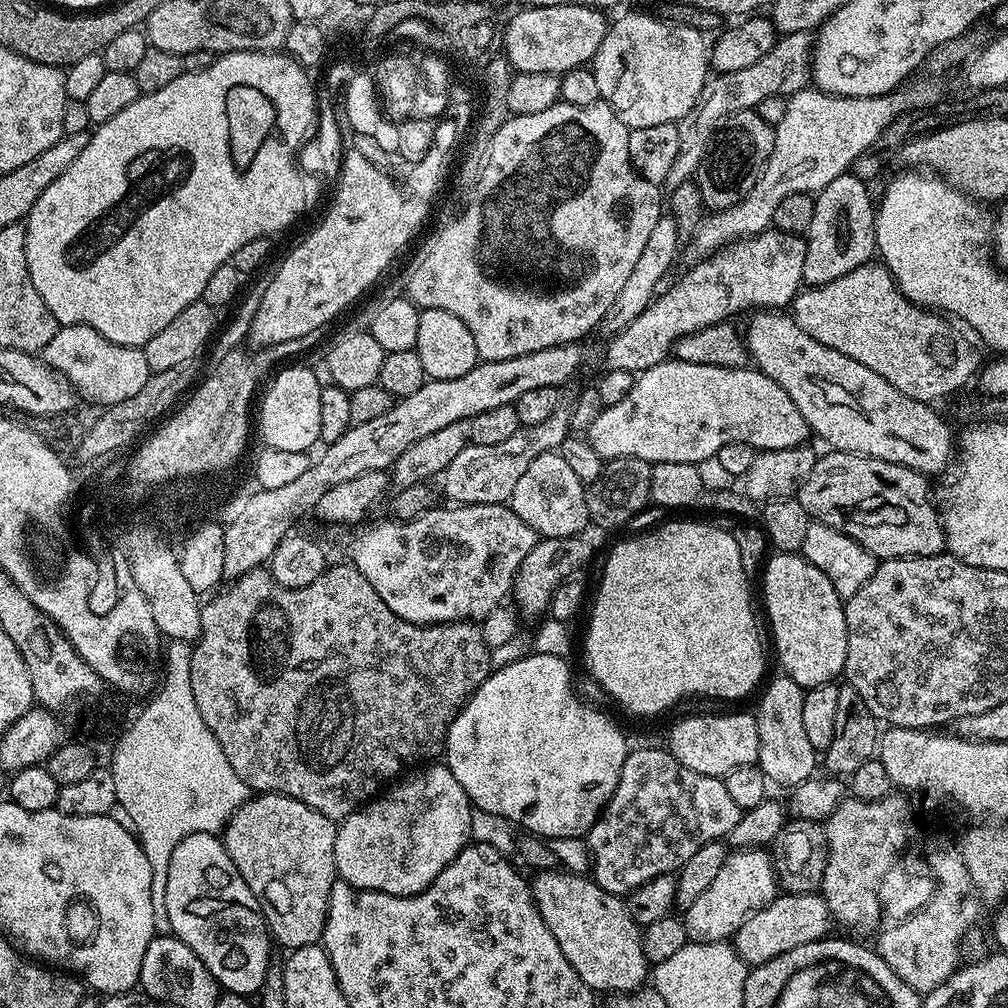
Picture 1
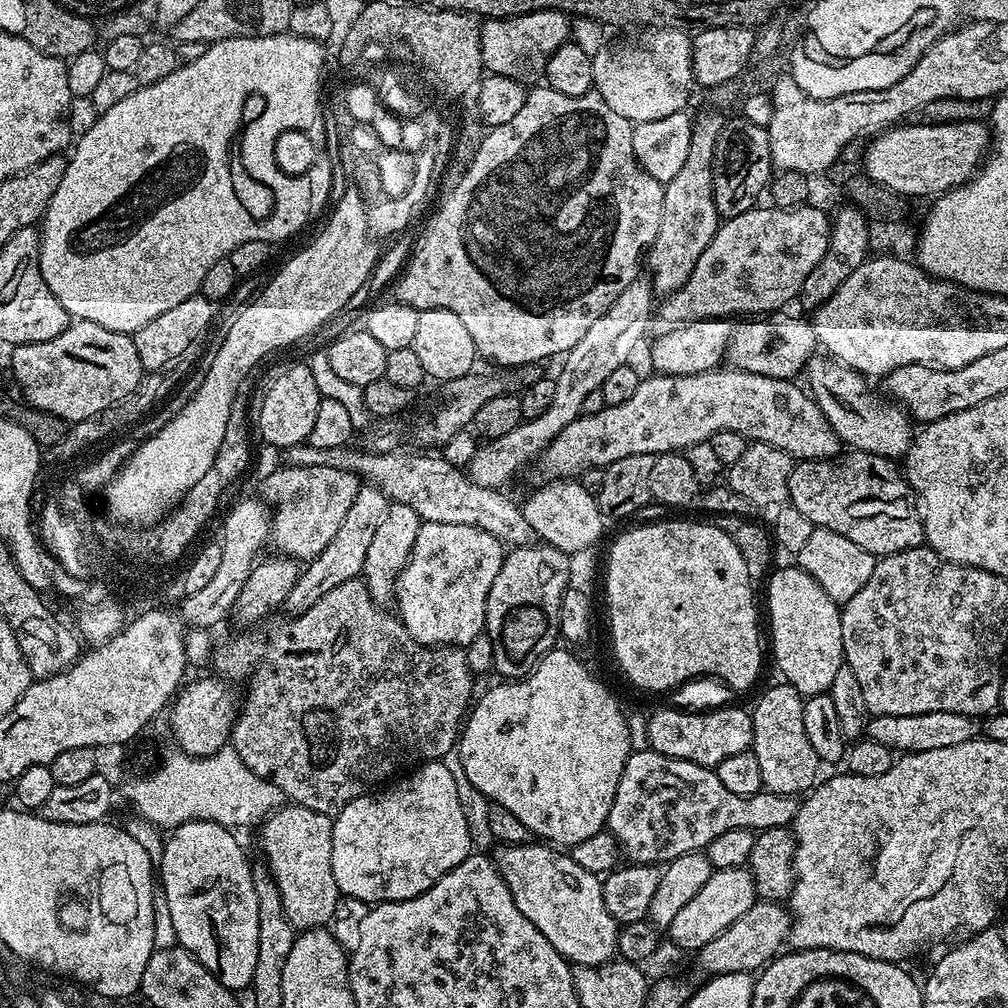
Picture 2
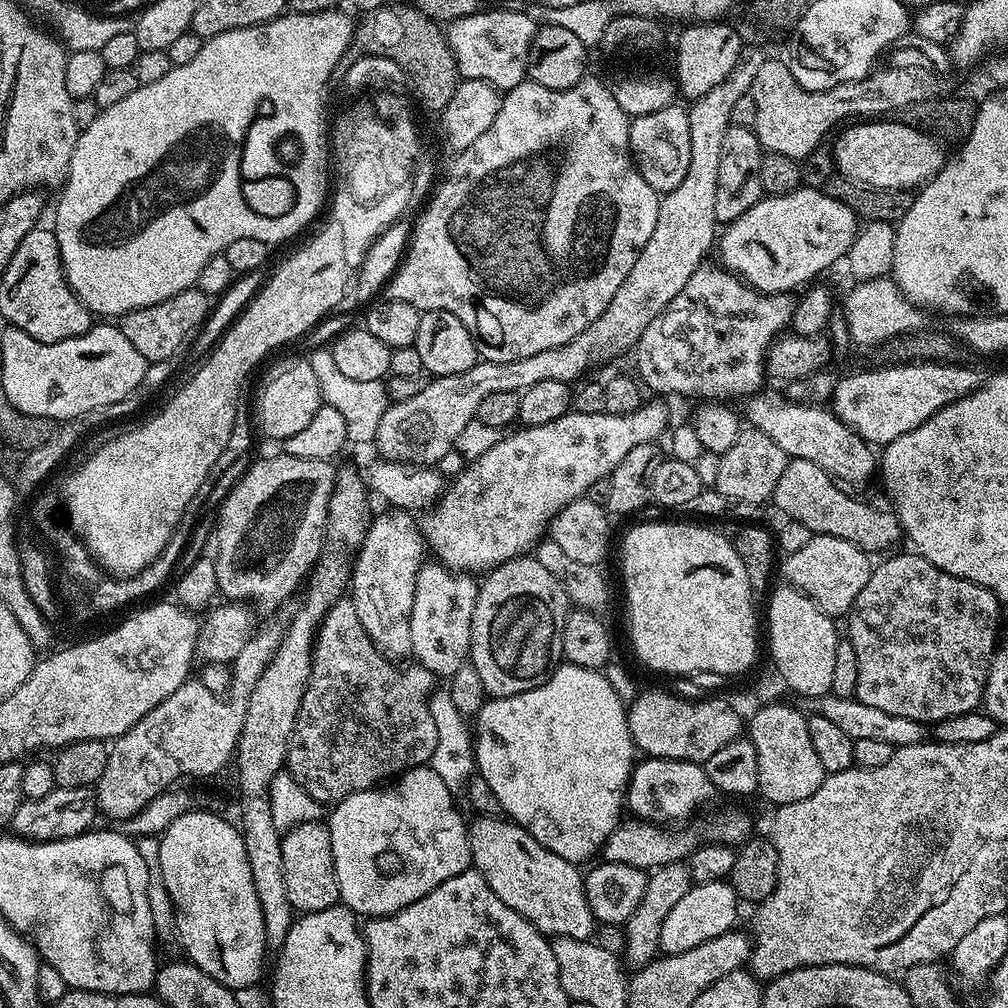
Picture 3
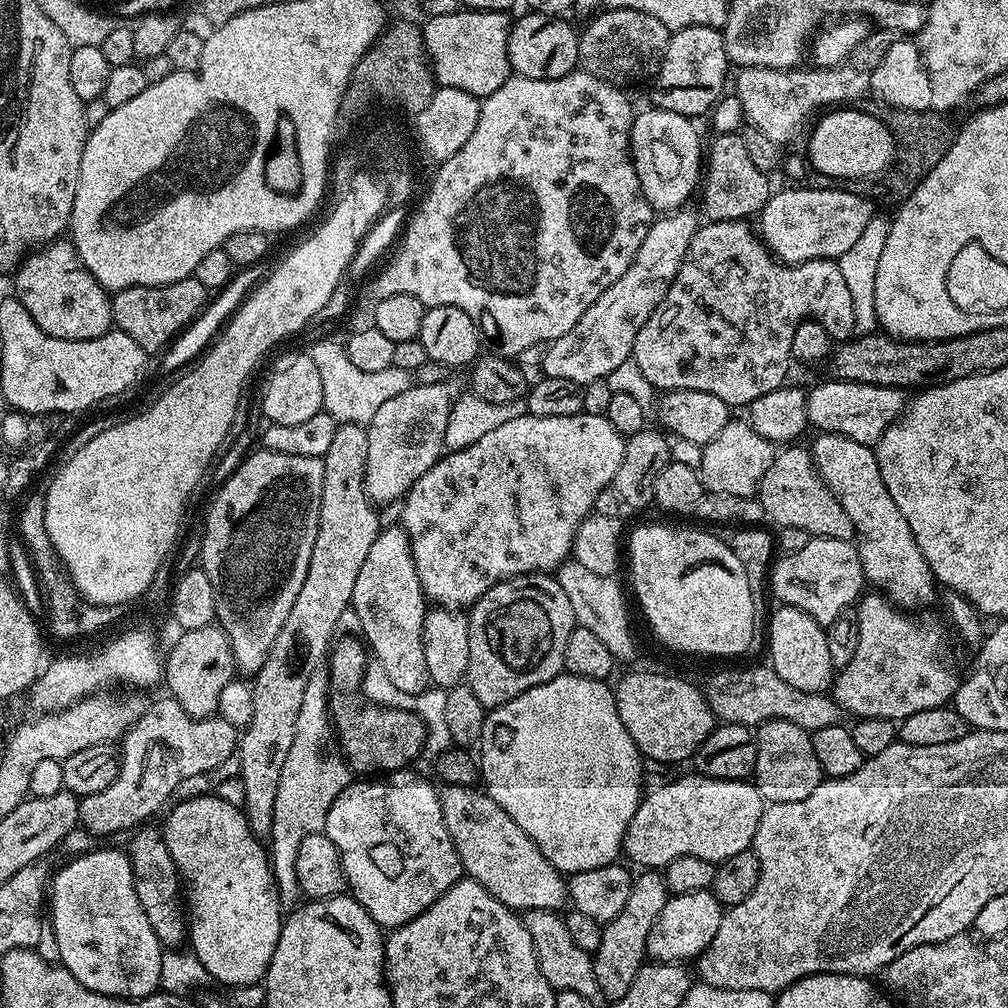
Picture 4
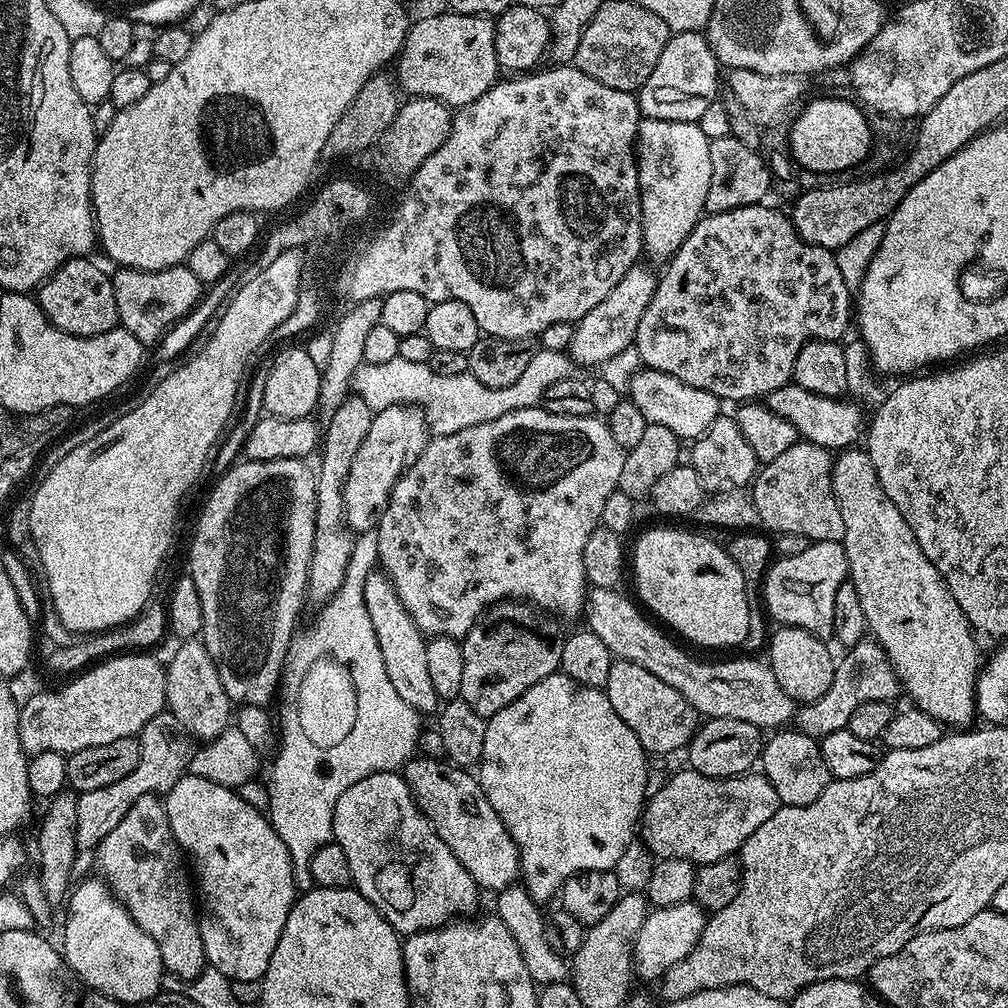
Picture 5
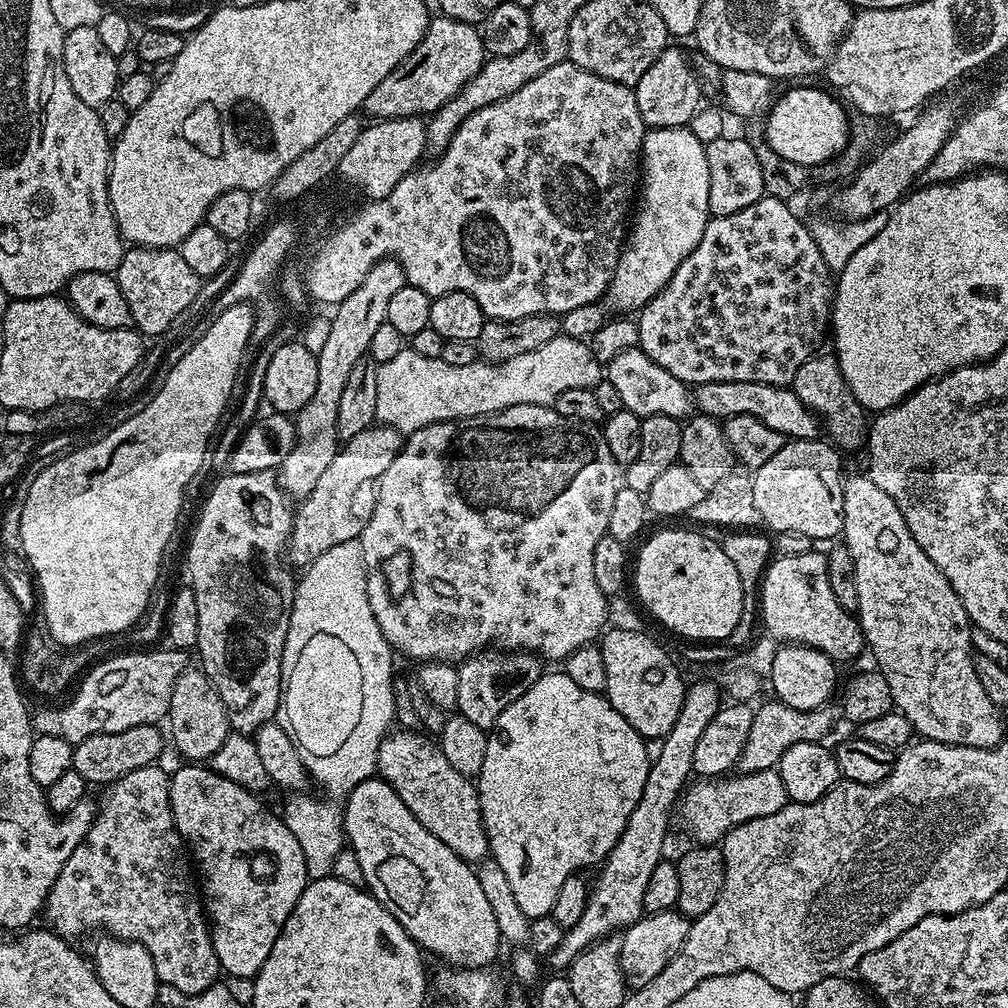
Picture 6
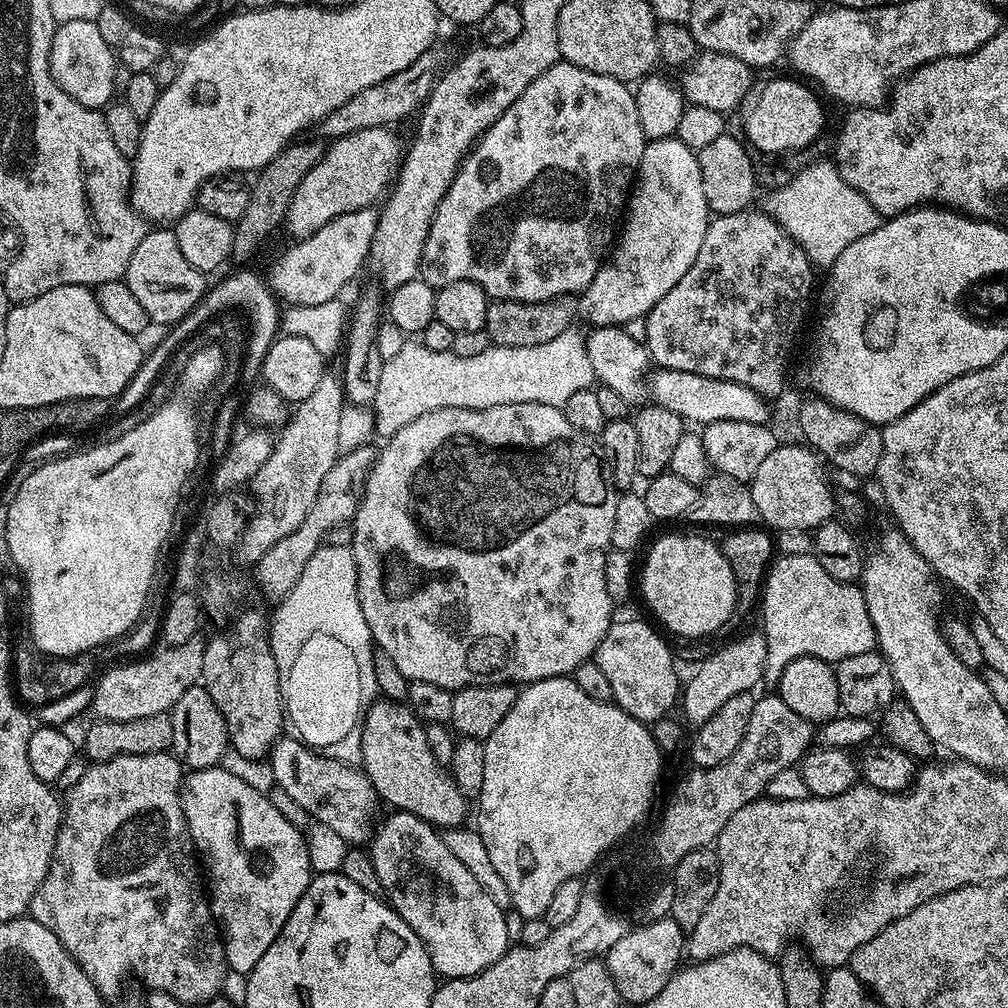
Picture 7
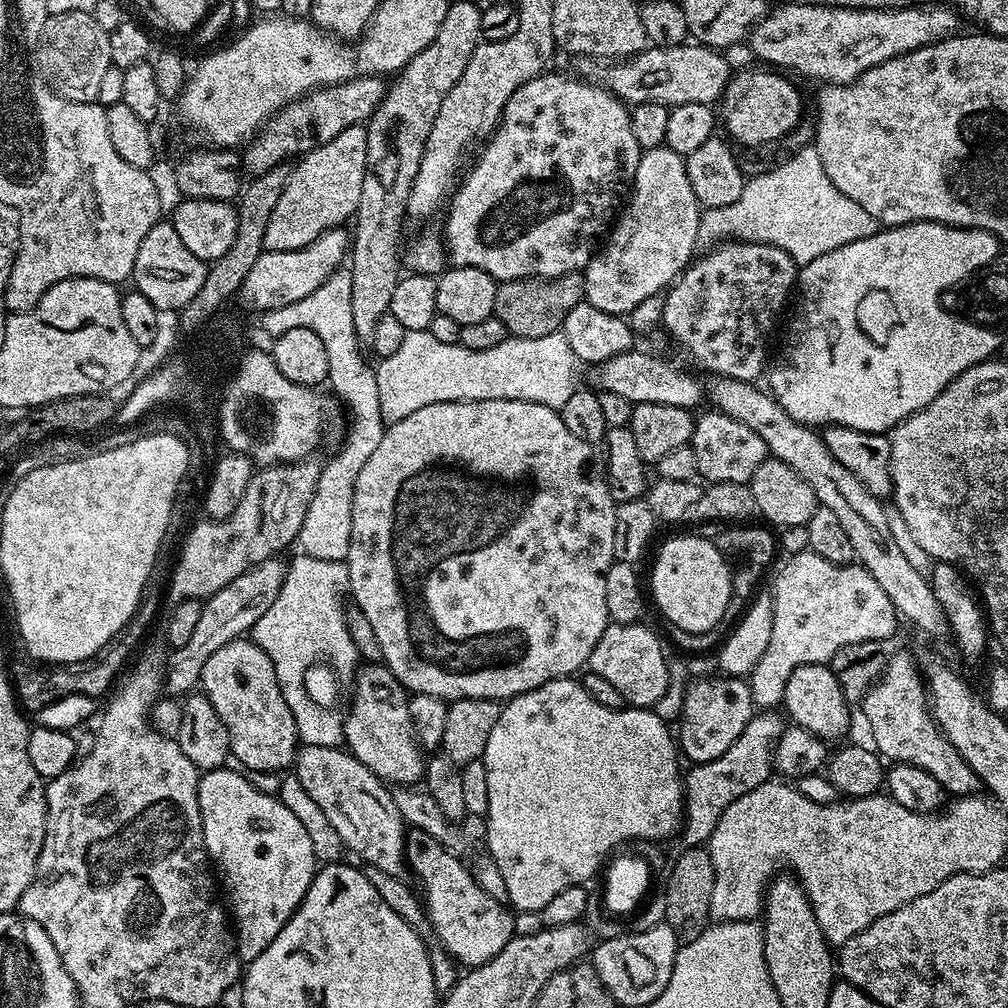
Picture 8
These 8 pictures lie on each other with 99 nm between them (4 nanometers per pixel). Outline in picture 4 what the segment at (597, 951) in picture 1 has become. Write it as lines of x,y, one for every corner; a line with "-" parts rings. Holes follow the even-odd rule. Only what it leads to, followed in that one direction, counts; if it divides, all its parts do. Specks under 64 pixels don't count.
449,784
441,787
439,793
444,825
458,850
458,858
467,879
478,882
486,891
494,894
498,902
520,914
534,910
560,910
565,907
563,904
568,900
565,877
554,866
550,866
550,862
546,862
542,850
538,850
526,830
522,830
522,826
518,826
518,822
514,822
514,818
510,818
510,814
506,814
506,810
502,810
502,806
498,806
498,802
494,802
487,791
476,786

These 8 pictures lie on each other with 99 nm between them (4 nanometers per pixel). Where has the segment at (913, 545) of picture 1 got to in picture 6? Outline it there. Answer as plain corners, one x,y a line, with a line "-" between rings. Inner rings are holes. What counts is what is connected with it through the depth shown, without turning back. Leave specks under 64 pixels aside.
824,438
785,442
766,466
751,473
754,506
758,506
763,527
772,528
773,533
794,530
813,542
835,541
844,531
846,476
840,473
840,459
841,453

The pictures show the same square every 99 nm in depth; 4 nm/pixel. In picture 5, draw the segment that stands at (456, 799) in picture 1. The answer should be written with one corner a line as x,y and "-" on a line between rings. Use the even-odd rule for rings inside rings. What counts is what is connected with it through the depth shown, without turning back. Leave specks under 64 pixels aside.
399,771
370,774
354,782
354,786
350,786
350,790
338,798
334,806
332,840
342,846
346,859
350,861
350,874
356,891
384,915
394,931
401,934
425,932
457,914
467,913
464,911
474,907
482,896
481,889
476,887
474,878
470,878
466,866
454,858
450,846
438,838
432,823
420,813
408,781

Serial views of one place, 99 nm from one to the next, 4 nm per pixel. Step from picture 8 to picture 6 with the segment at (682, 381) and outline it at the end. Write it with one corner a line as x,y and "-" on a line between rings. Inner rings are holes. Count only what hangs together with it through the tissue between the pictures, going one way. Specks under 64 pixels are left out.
706,382
695,385
694,404
705,416
715,416
717,420
723,422
737,416
746,414
750,418
758,418
758,422
766,422
770,430
778,430
788,440
815,440
818,436
818,418
798,398
798,394
792,392
791,387
782,384
763,384
762,382

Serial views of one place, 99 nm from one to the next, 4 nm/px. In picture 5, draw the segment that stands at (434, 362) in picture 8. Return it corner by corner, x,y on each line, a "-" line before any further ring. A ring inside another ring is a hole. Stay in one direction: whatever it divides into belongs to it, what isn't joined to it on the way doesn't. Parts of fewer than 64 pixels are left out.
539,349
529,357
526,369
517,382
506,387
490,388
469,372
462,375
438,375
430,370
428,364
413,363
396,356
390,362
361,364
356,368
352,388
373,412
400,404
420,408
429,431
435,436
445,436
467,426
478,425
479,422
492,421
516,409
537,407
547,387
565,380
573,372
574,365
567,353
-
410,377
426,380
426,386
421,387

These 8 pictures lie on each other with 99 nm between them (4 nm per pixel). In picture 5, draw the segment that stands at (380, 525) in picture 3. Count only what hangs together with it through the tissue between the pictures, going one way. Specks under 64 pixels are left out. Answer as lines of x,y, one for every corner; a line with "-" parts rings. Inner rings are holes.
378,570
370,572
363,587
363,600
366,602
367,614
371,616
375,637
382,652
386,674
393,683
398,696
421,715
435,715
440,708
437,690
431,685
431,677
427,669
426,638
409,612
397,596
392,584
384,573

